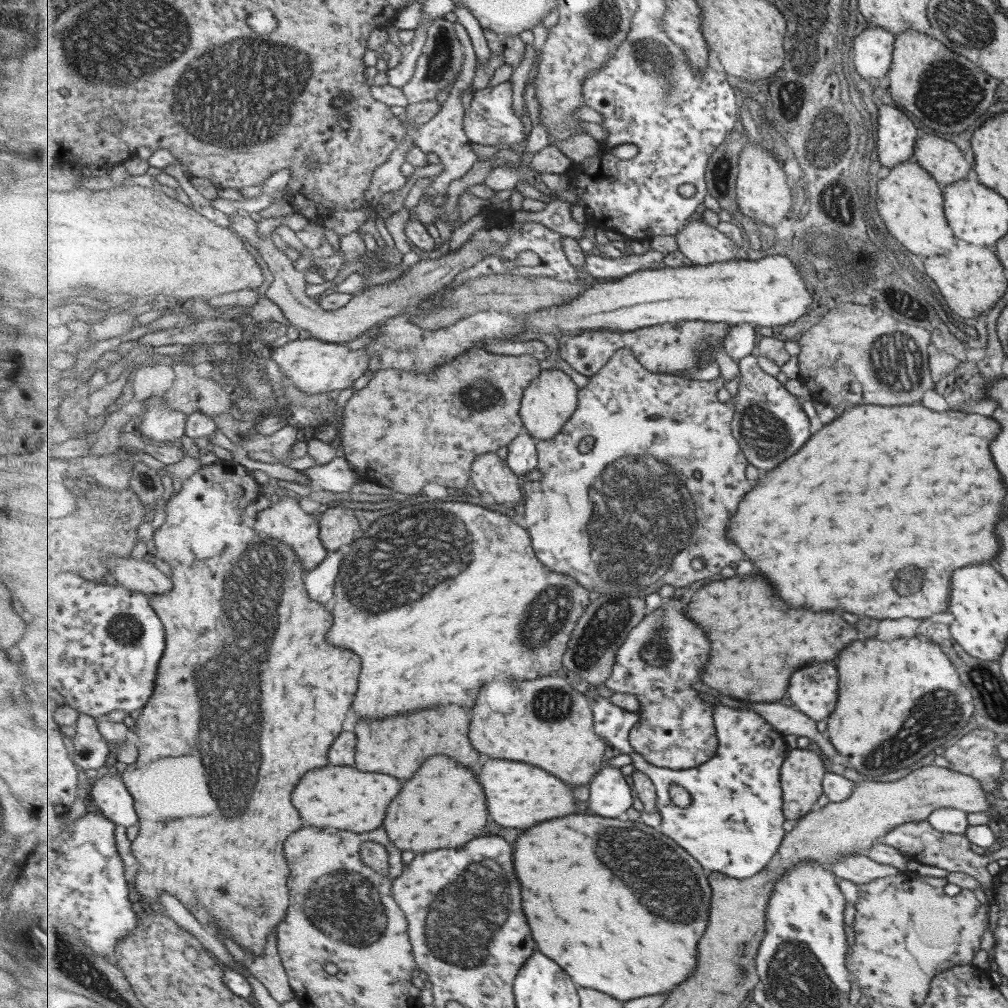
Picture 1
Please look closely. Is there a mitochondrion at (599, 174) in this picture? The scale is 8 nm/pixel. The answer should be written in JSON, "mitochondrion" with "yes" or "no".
{"mitochondrion":"no"}

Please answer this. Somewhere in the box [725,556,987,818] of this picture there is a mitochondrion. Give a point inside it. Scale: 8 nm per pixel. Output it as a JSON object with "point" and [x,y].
{"point":[934,716]}

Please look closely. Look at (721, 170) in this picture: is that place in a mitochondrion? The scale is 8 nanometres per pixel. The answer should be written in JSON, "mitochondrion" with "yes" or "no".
{"mitochondrion":"yes"}

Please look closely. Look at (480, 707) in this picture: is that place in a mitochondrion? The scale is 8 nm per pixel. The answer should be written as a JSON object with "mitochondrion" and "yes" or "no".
{"mitochondrion":"no"}

